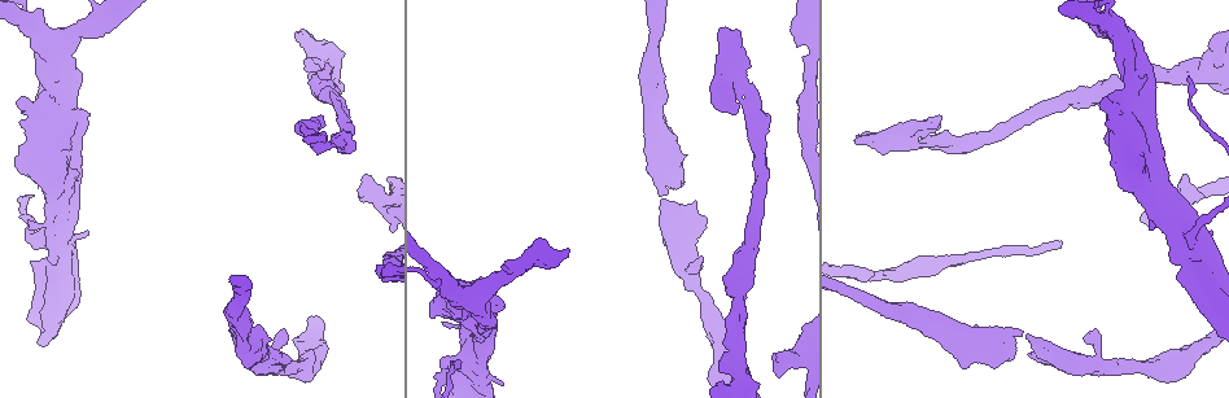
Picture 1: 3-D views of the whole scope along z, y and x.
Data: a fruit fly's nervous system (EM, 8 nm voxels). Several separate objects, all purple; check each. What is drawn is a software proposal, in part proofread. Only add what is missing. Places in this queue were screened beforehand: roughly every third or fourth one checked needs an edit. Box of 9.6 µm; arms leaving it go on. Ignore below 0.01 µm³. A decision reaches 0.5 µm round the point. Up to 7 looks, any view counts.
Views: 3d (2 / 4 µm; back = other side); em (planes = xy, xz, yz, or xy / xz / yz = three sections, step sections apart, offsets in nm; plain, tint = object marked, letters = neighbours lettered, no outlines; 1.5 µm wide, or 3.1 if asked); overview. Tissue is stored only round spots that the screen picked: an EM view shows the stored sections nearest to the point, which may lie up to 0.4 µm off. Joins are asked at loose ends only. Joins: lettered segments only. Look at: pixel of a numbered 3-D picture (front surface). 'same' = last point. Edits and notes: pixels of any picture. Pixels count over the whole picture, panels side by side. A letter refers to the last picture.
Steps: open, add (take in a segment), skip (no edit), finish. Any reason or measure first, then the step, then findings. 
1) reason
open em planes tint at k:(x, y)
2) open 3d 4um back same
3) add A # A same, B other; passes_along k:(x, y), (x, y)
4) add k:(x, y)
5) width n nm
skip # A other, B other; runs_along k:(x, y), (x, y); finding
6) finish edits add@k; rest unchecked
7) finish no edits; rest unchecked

branch stops here
open em yz step 4 tint at 1:(780, 357)

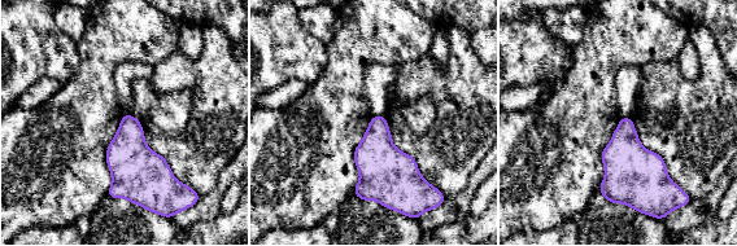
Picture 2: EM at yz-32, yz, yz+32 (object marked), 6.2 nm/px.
open em planes letters same

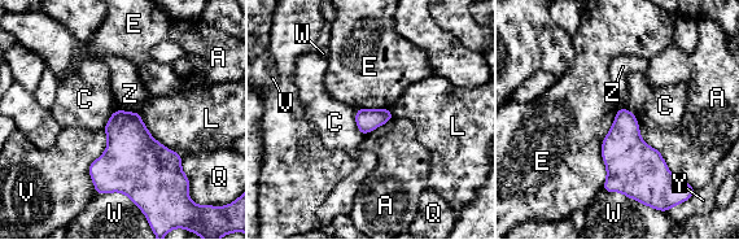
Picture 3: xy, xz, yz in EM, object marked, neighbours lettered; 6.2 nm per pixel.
longest_contact A 600 nm
skip # A other, C other, E other, L other, Q other, V other, W other, Y other, Z other; border 3:(104, 130), (93, 190); none of them fits

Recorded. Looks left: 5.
branch stops here
open 3d 4um back at 1:(941, 116)

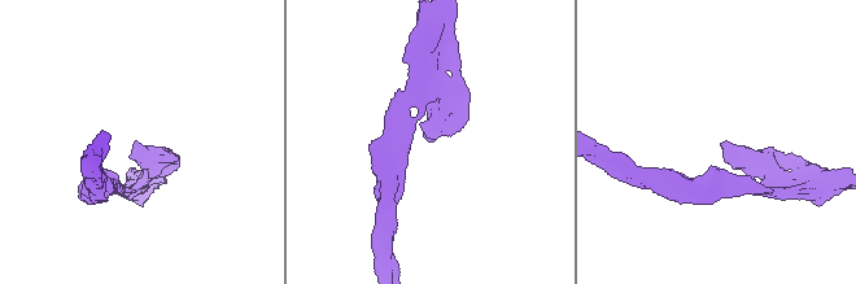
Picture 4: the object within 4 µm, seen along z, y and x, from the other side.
need the tissue
open em planes letters at 4:(430, 141)

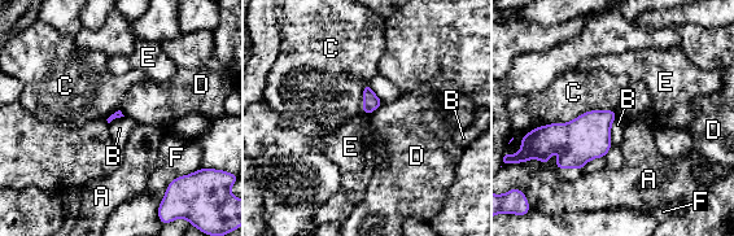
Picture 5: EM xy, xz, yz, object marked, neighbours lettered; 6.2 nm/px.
skip # A other, B other, C other, D other, E other, F other; border 5:(616, 116), (611, 126), (610, 145); none of them fits

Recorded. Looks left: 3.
open 3d 2um at 1:(1188, 78)

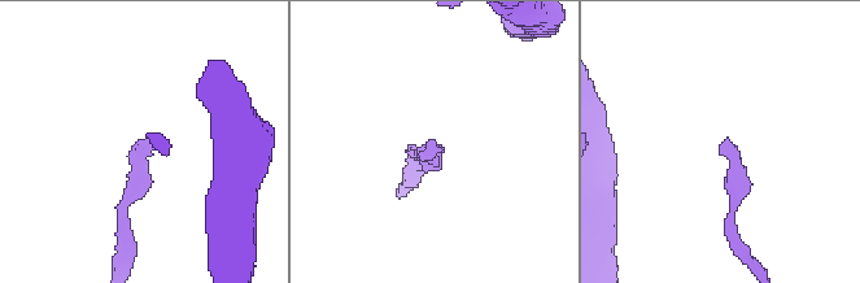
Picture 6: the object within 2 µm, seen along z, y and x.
open em xy step 4 tint at 6:(144, 143)

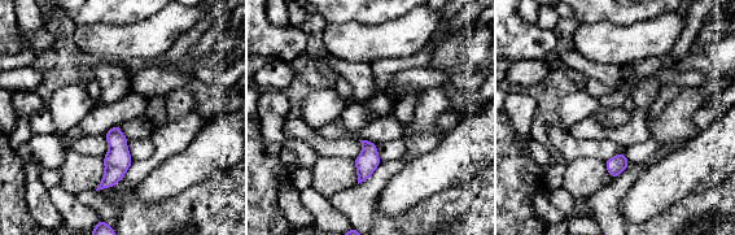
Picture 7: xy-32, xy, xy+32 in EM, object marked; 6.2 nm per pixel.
open em planes letters same

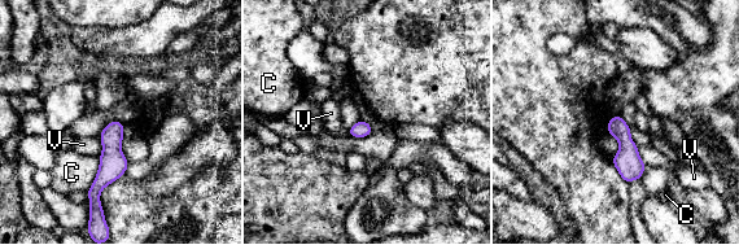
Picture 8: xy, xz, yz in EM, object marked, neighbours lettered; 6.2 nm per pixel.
skip # C other, V other; border 8:(99, 139), (101, 143), (100, 156); none of them fits

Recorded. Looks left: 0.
finish no edits; rest unchecked

